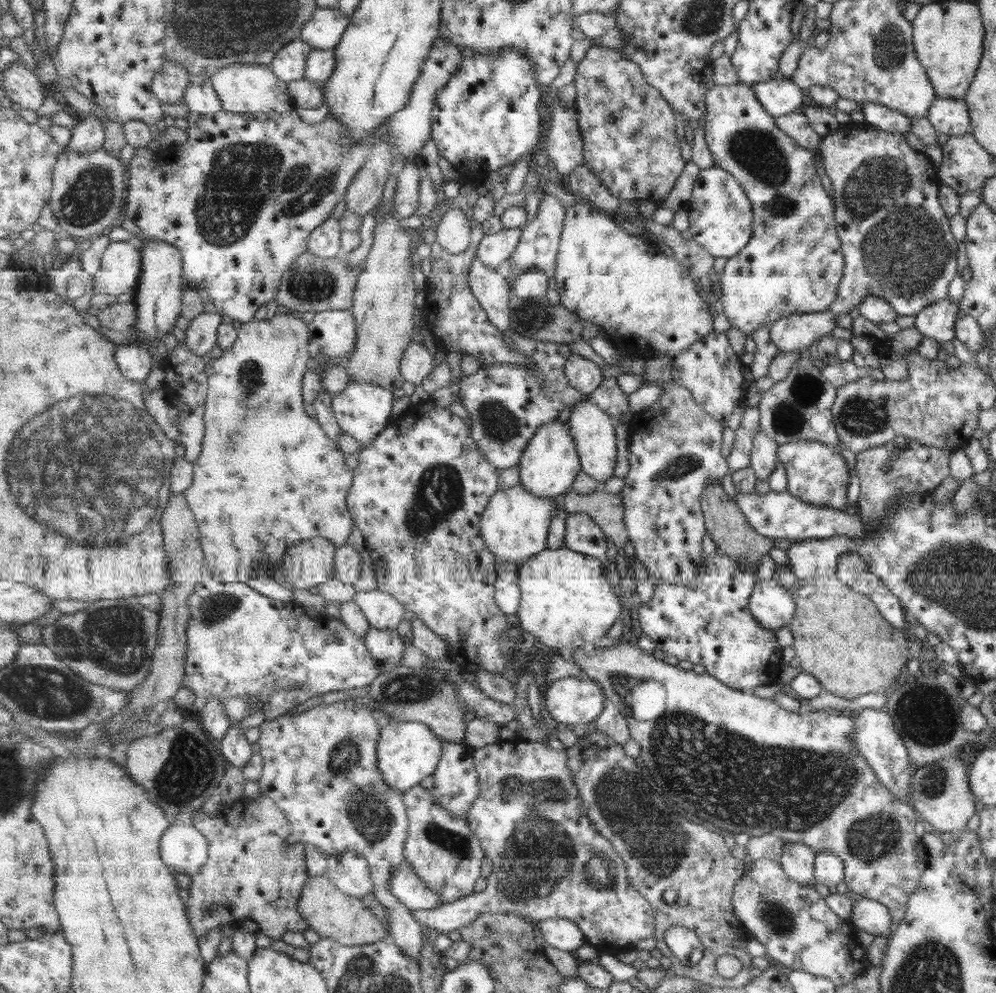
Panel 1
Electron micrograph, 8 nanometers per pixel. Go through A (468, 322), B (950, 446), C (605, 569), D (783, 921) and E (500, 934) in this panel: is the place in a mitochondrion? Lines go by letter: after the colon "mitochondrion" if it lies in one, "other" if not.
A: other
B: other
C: other
D: mitochondrion
E: other

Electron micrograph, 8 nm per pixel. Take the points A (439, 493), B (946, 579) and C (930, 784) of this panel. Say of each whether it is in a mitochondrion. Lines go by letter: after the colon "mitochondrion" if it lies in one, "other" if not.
A: mitochondrion
B: mitochondrion
C: mitochondrion

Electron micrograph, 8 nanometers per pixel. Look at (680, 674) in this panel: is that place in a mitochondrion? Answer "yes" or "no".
no

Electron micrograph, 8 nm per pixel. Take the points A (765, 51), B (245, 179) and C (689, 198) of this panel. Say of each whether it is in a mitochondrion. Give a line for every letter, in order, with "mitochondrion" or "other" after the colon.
A: other
B: mitochondrion
C: other

